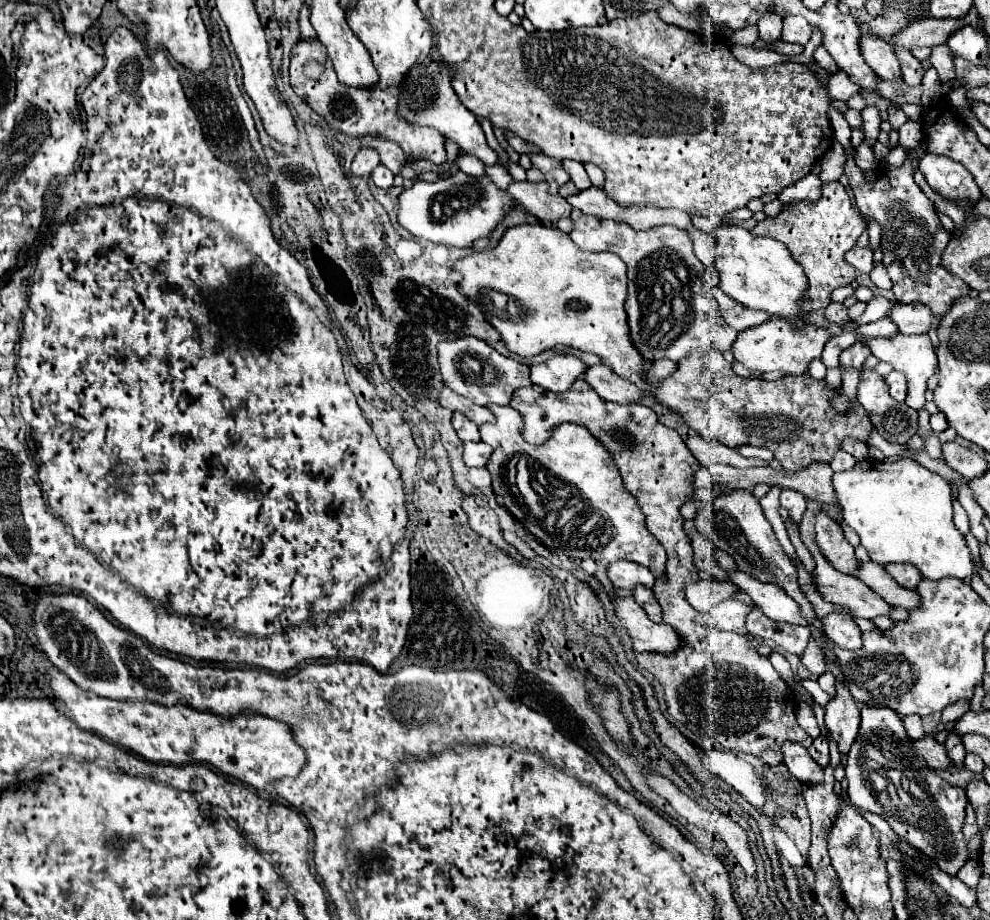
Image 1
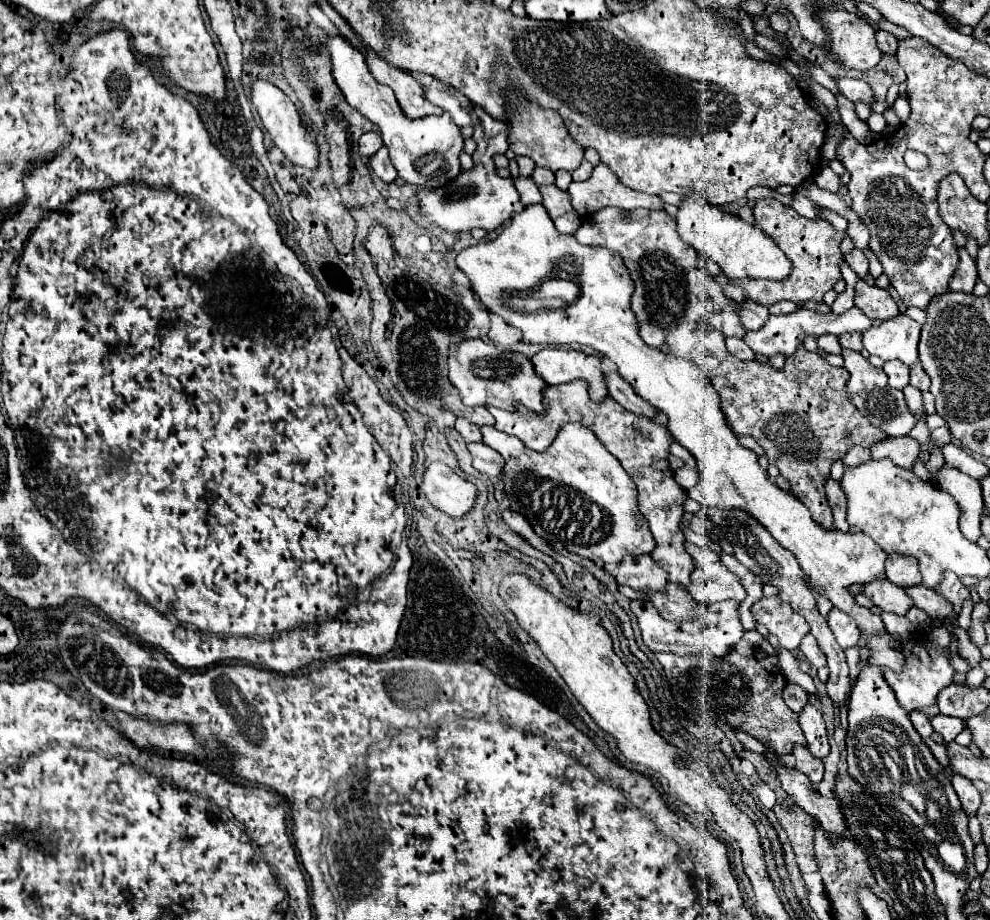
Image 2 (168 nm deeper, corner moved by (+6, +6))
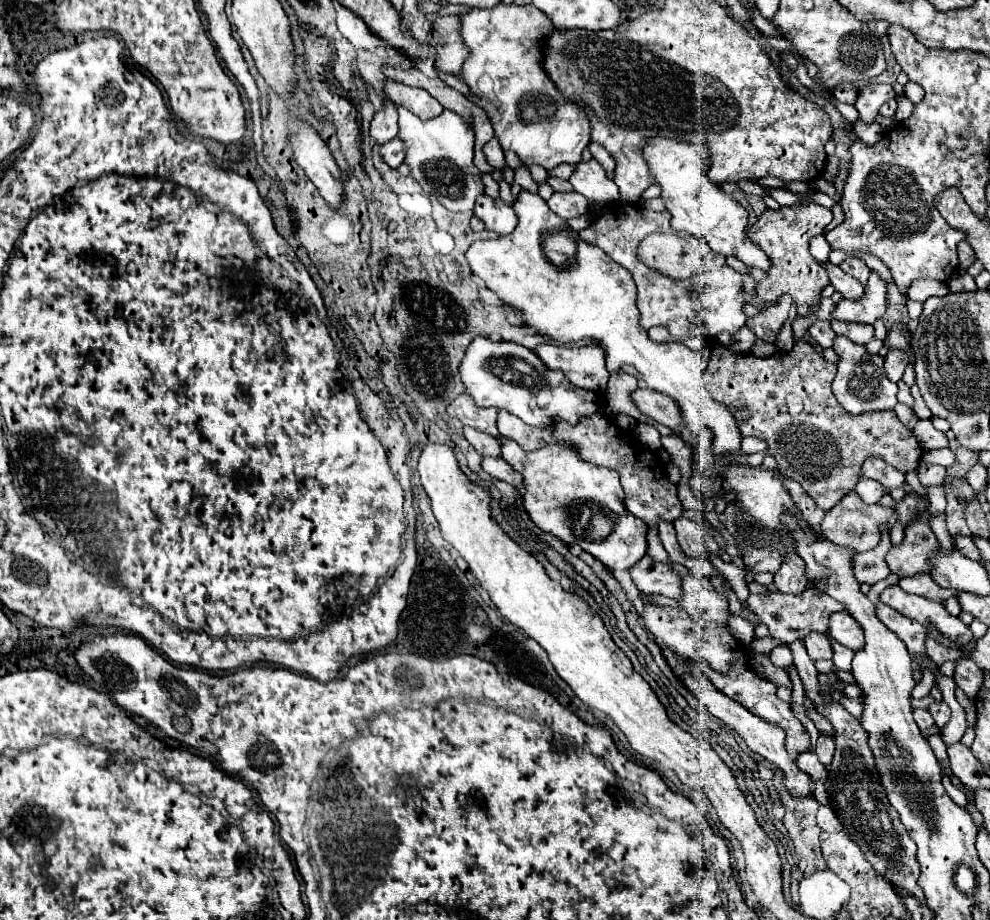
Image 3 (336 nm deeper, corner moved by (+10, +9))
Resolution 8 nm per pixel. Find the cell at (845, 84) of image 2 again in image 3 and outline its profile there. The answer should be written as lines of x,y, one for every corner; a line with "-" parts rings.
867,84
859,88
859,98
855,108
859,110
859,118
865,124
871,124
883,106
883,102
895,98
895,90
889,84

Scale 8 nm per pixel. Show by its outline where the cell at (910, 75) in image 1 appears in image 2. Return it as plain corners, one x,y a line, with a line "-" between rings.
877,31
877,43
879,43
879,49
885,53
885,55
891,55
895,57
897,55
897,39
887,33
887,31

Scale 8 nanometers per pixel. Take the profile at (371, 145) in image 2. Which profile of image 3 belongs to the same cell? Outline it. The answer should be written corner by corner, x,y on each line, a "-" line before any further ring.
385,94
385,98
387,98
385,108
381,112
377,112
371,122
371,136
377,140
377,144
385,144
385,142
393,140
399,132
397,108
393,108
393,102
389,100
387,94

